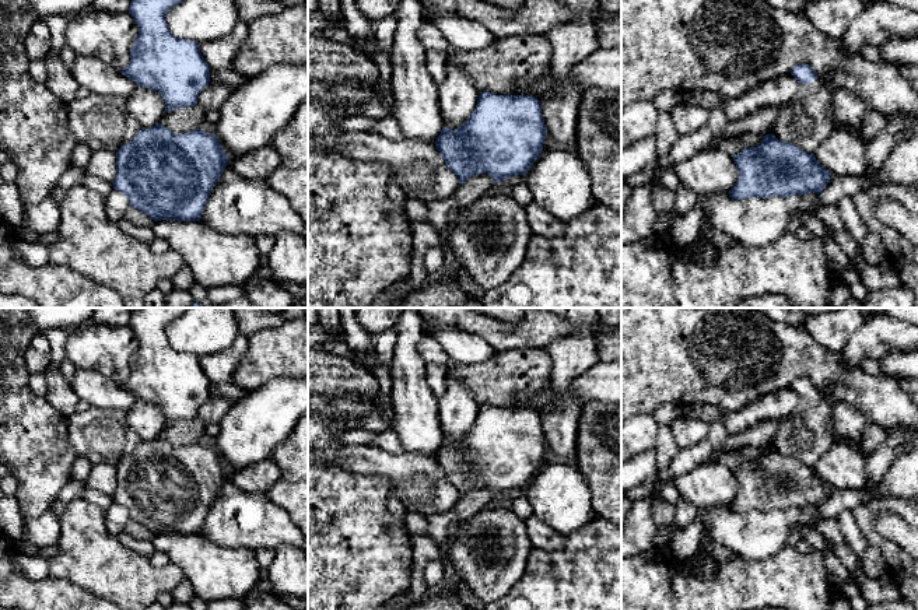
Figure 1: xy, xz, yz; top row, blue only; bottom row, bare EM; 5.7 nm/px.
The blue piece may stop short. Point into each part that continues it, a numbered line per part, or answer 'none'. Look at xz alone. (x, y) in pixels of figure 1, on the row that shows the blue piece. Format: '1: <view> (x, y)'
none

